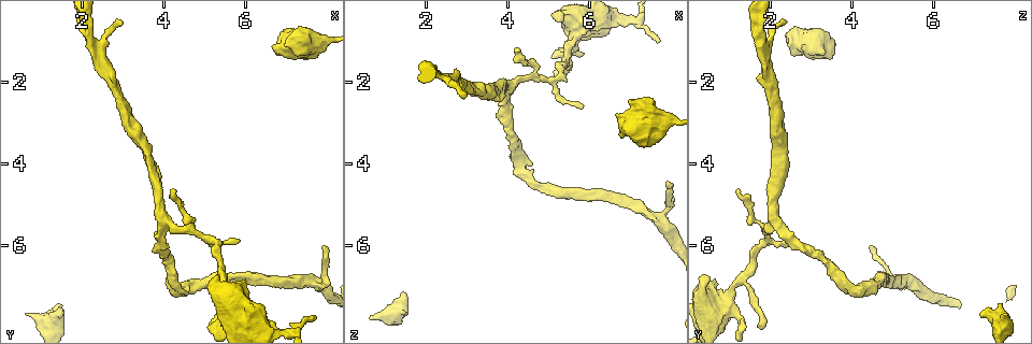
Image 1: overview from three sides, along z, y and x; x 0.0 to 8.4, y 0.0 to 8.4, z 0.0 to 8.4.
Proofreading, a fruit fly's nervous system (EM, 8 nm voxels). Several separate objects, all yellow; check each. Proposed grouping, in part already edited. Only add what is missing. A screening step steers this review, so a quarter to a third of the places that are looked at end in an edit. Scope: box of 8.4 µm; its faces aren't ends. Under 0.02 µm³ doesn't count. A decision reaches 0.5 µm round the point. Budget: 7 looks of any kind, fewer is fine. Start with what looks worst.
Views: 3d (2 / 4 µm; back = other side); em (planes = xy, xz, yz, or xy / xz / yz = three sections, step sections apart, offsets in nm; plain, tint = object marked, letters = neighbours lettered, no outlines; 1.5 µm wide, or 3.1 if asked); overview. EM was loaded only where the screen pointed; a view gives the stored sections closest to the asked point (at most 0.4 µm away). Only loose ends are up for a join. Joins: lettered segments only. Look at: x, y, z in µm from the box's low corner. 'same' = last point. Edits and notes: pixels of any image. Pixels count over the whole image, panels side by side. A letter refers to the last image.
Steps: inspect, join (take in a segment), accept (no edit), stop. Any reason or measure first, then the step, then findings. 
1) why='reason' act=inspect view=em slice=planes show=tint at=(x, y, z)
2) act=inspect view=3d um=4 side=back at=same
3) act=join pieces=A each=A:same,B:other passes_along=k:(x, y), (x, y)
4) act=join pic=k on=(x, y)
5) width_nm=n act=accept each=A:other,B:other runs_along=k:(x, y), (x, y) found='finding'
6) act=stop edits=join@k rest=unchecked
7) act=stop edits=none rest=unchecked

why='tapers out' act=inspect view=em slice=planes show=tint at=(3.00, 0.55, 2.35)

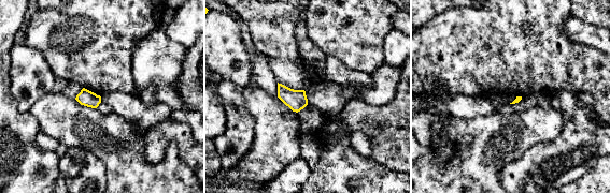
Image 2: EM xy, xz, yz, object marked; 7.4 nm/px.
why='see the neighbours' act=inspect view=em slice=planes show=letters at=same

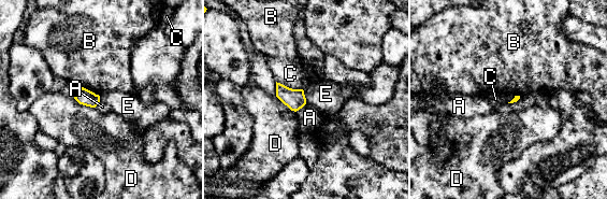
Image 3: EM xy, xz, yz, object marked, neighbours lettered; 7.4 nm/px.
act=accept each=A:other,B:other,C:other,D:other,E:other found='none of them fits'

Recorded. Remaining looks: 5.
why='thin end' act=inspect view=em slice=yz step=4 show=tint at=(7.65, 7.65, 1.00)

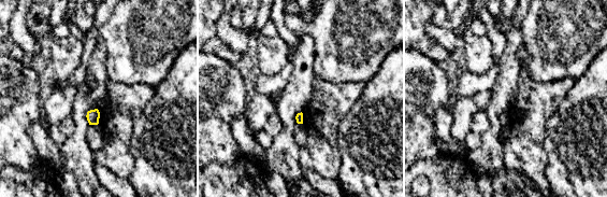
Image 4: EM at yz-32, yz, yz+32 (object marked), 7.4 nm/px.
act=inspect view=em slice=planes show=letters at=same

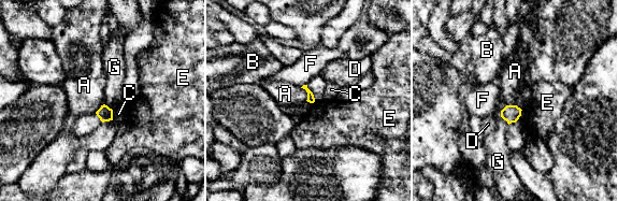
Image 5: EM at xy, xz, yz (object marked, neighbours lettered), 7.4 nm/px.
act=accept each=A:other,B:other,C:other,D:other,E:other,F:other,G:other border=5:(300, 87), (305, 90), (306, 100) found='no lettered segment goes on from it'

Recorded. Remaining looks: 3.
why='branch stops here' act=inspect view=em slice=yz step=8 show=tint at=(4.15, 4.65, 1.25)

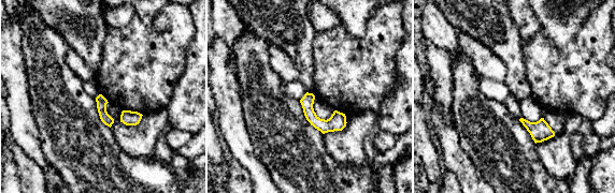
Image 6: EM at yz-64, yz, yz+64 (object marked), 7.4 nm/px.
act=inspect view=em slice=planes show=letters at=same

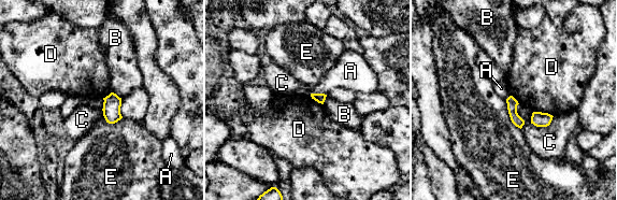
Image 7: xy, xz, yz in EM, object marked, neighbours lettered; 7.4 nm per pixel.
act=accept each=A:other,B:other,C:other,D:other,E:other border=7:(533, 111), (549, 113), (553, 116) found='none of them fits'

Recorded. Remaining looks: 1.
act=stop edits=none rest=unchecked

